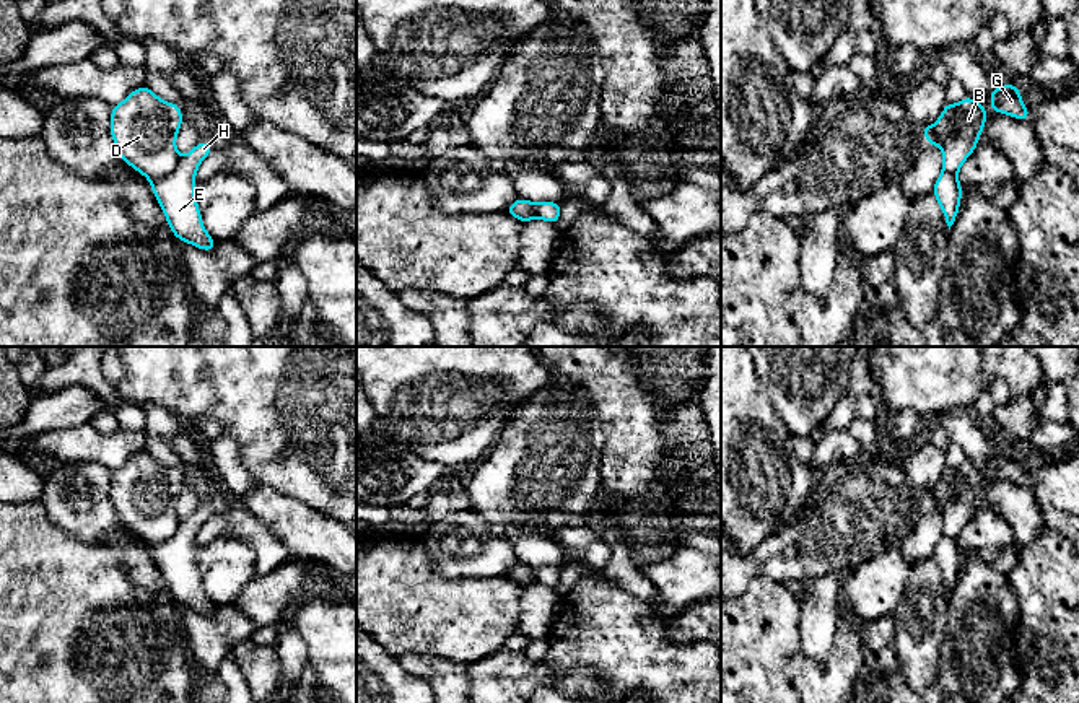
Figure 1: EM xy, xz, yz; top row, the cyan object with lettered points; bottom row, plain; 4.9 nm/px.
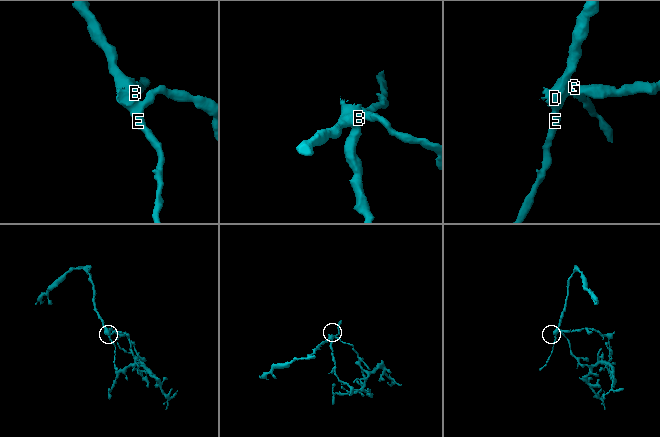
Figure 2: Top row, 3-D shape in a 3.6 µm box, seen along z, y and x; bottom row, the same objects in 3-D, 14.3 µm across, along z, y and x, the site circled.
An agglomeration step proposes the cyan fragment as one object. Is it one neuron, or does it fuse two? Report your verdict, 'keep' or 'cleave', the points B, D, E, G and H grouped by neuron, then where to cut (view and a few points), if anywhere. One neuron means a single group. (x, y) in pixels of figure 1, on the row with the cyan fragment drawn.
cleave; groups B D G / E H; cut xy (179, 158), (168, 173), (152, 181)

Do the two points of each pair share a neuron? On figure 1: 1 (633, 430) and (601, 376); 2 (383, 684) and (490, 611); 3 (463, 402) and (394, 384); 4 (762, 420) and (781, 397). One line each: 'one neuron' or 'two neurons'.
1: one neuron
2: two neurons
3: one neuron
4: two neurons

